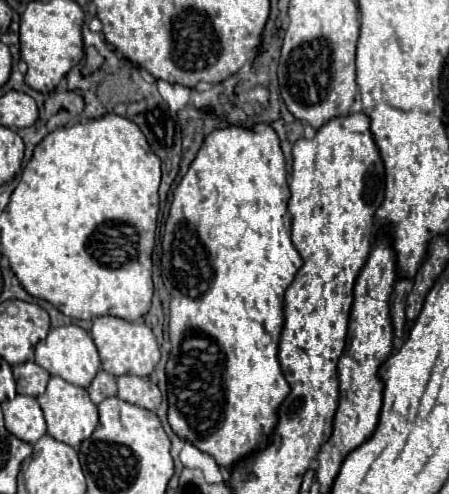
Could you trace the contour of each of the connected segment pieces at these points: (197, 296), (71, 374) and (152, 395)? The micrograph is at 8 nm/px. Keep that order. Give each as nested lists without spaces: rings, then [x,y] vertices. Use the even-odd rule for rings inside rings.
[[[256,125],[254,131],[246,131],[242,127],[226,127],[206,137],[188,173],[184,175],[178,189],[174,191],[174,201],[170,205],[170,215],[166,221],[166,233],[162,237],[162,279],[166,289],[170,289],[170,297],[172,297],[170,321],[168,321],[172,351],[166,365],[168,421],[172,431],[180,439],[192,443],[202,453],[212,455],[216,463],[226,469],[232,463],[236,463],[236,459],[242,459],[244,455],[252,455],[256,447],[264,447],[264,443],[268,443],[268,435],[272,435],[272,427],[276,427],[276,411],[290,393],[288,381],[284,379],[284,373],[278,363],[278,343],[284,327],[284,293],[292,285],[292,279],[296,277],[298,269],[302,267],[302,257],[298,255],[290,239],[292,219],[288,217],[288,199],[290,199],[290,189],[288,189],[288,177],[286,177],[286,163],[284,163],[284,155],[276,133],[268,125]]]
[[[64,325],[50,329],[48,337],[36,345],[36,363],[44,367],[50,375],[58,375],[68,383],[80,387],[88,387],[100,369],[100,357],[94,341],[88,335],[88,331],[84,331],[78,325]]]
[[[138,375],[118,377],[118,397],[128,403],[134,403],[138,407],[150,409],[150,411],[154,411],[162,401],[158,385],[146,377],[138,377]]]

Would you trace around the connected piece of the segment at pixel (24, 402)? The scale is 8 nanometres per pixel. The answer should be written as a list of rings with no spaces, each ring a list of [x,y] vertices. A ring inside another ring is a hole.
[[[16,395],[2,403],[2,411],[8,431],[18,439],[34,445],[46,433],[46,421],[36,397]]]

